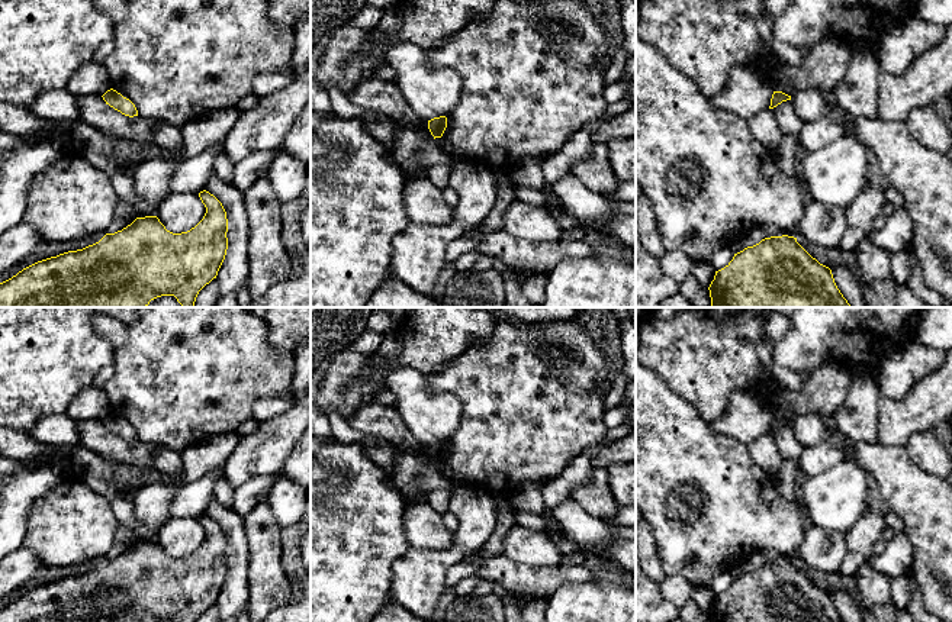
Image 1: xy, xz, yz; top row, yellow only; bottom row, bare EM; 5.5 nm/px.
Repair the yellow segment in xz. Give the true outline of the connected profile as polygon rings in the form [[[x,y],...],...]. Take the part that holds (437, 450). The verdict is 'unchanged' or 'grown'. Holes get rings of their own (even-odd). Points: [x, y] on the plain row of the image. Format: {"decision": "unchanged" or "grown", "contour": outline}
{"decision": "unchanged", "contour": [[[440,441],[440,442],[434,442],[434,444],[428,445],[428,454],[430,454],[431,460],[434,461],[434,464],[441,463],[446,452],[447,452],[446,441]]]}

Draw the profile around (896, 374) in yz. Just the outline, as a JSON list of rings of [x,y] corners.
[[[910,341],[887,352],[872,376],[881,396],[900,400],[916,383],[936,371],[945,357],[946,351]]]

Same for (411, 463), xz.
[[[405,445],[396,447],[398,458],[392,478],[396,487],[408,497],[416,499],[421,503],[427,503],[427,494],[419,486],[416,477],[434,465],[428,454],[428,447],[421,445],[419,449],[409,449]]]

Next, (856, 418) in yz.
[[[852,371],[845,402],[834,413],[839,431],[855,442],[877,442],[879,400],[872,373]]]

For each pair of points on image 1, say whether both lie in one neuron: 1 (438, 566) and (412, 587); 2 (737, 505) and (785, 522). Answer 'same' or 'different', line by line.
1: same
2: same

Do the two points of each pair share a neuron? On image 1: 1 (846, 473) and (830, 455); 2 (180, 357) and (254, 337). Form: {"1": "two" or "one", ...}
{"1": "two", "2": "one"}

